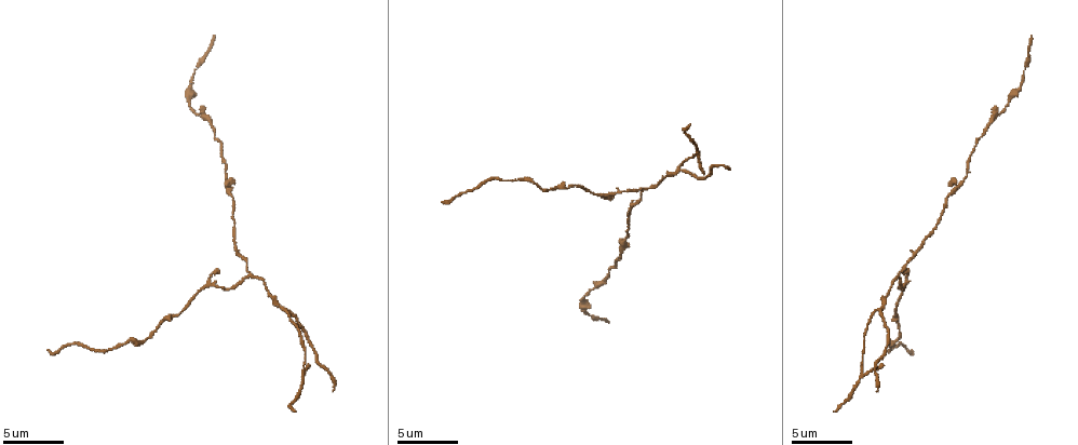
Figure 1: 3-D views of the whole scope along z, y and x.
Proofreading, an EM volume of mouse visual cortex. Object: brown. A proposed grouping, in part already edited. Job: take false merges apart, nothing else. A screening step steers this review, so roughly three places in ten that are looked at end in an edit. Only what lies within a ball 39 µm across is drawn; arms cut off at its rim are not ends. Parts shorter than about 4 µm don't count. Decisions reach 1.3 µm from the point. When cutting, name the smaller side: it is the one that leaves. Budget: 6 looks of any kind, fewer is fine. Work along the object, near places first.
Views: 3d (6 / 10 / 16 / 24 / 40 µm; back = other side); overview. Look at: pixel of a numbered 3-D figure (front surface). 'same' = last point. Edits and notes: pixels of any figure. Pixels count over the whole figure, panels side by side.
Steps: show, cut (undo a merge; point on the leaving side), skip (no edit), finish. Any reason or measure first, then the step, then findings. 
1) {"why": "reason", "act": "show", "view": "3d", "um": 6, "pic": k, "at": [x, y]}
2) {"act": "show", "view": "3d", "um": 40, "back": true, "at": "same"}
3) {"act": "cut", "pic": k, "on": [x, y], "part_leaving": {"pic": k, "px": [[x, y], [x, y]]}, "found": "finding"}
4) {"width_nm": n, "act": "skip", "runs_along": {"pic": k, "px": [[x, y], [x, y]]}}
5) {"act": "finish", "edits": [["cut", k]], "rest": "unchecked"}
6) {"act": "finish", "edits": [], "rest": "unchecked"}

{"why": "narrows sharply", "act": "show", "view": "3d", "um": 10, "pic": 1, "at": [195, 112]}

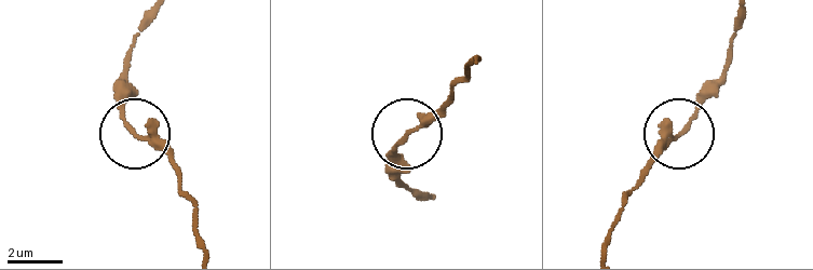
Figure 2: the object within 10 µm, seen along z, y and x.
{"act": "skip", "runs_along": {"pic": 2, "px": [[604, 250], [648, 159], [720, 84]]}, "found": "all the same neuron"}

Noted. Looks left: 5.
{"why": "branch point", "act": "show", "view": "3d", "um": 16, "pic": 1, "at": [248, 278]}

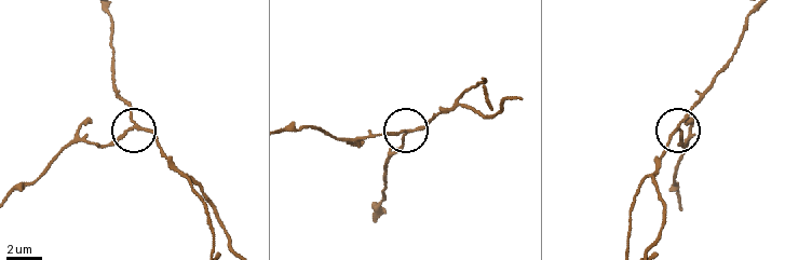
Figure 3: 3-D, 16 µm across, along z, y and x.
{"act": "cut", "pic": 3, "on": [116, 142], "part_leaving": {"pic": 3, "px": [[135, 124], [102, 147], [70, 144], [40, 177], [18, 186]]}, "found": "a second neuron is stuck on"}

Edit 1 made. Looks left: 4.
{"act": "show", "view": "overview"}

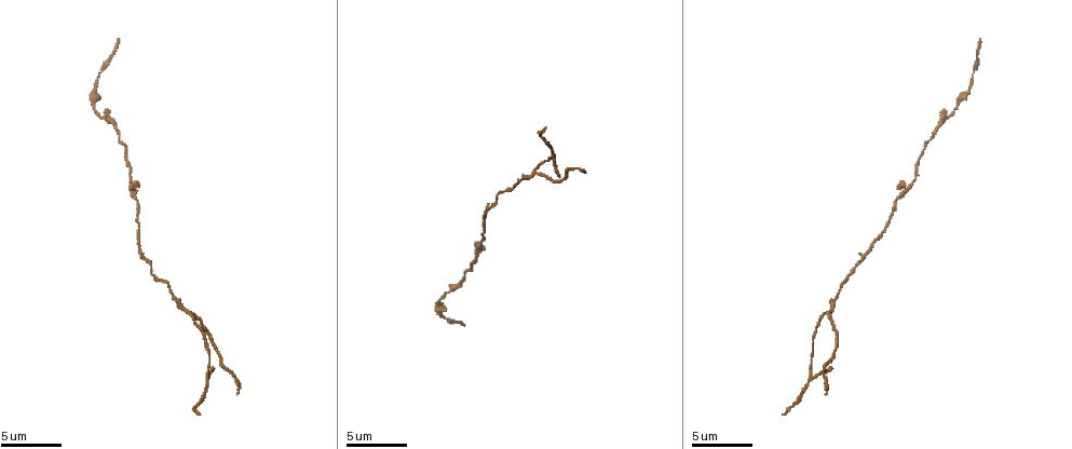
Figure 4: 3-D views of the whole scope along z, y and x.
{"why": "small branch off a trunk", "act": "show", "view": "3d", "um": 10, "pic": 4, "at": [823, 314]}

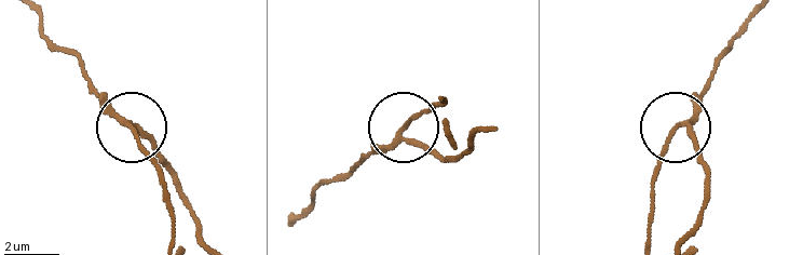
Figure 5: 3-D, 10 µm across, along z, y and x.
{"act": "show", "view": "3d", "um": 6, "pic": 5, "at": [678, 126]}

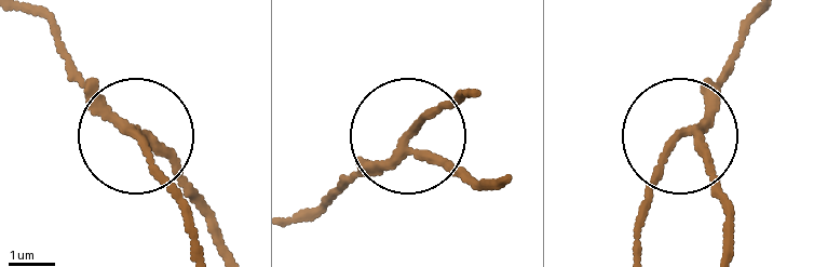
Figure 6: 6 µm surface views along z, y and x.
{"arms": 3, "act": "cut", "pic": 6, "on": [155, 178], "part_leaving": {"pic": 6, "px": [[130, 134], [184, 216], [188, 251]]}, "found": "a second neuron is stuck on"}

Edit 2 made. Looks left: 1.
{"act": "finish", "edits": [["cut", 3], ["cut", 6]], "rest": "unchecked"}

